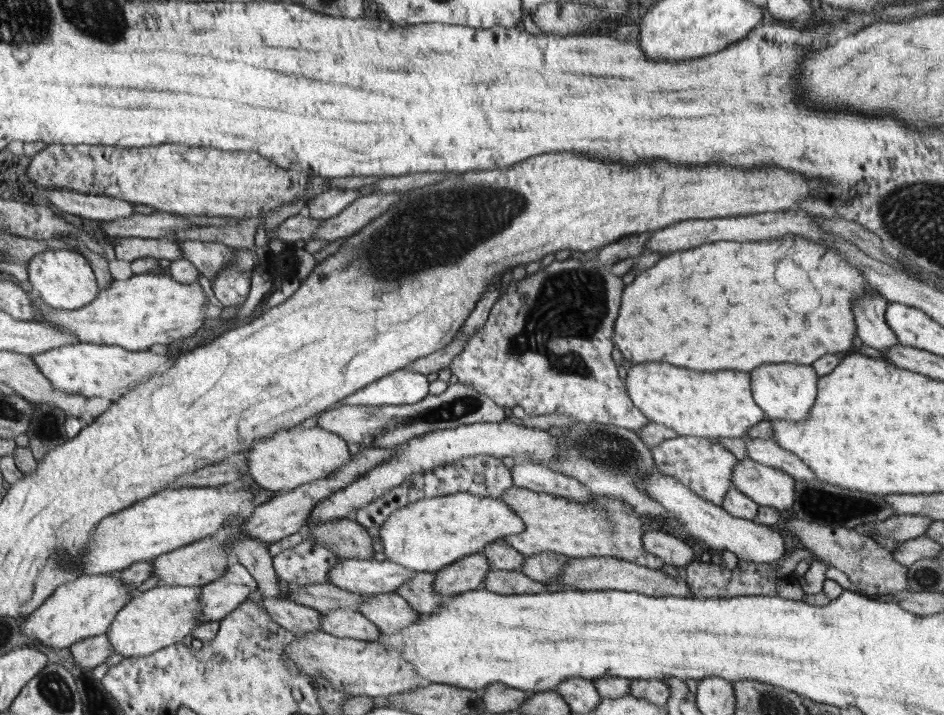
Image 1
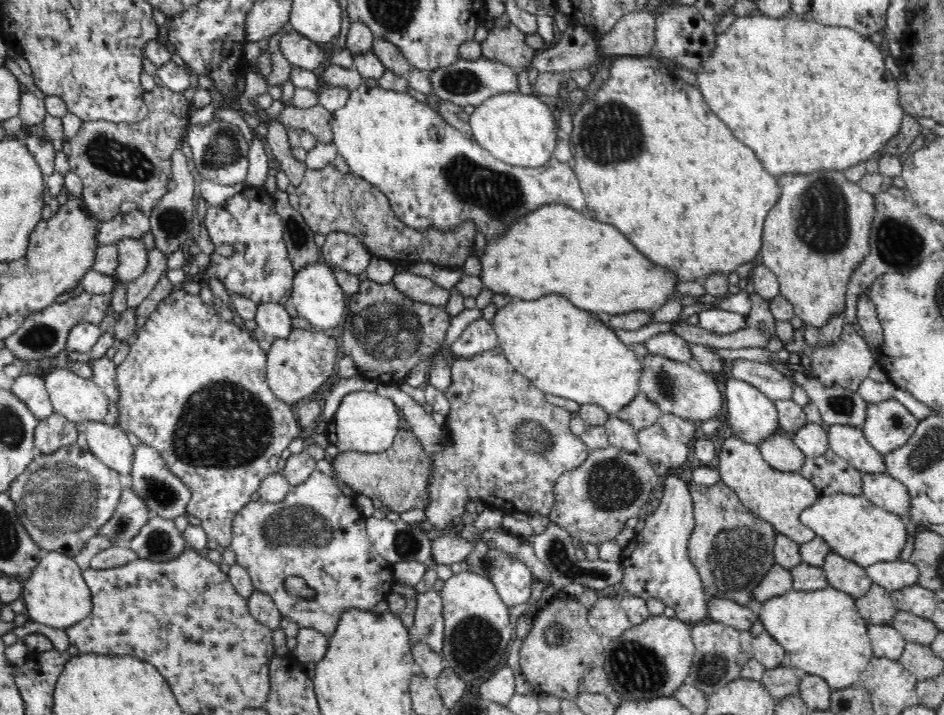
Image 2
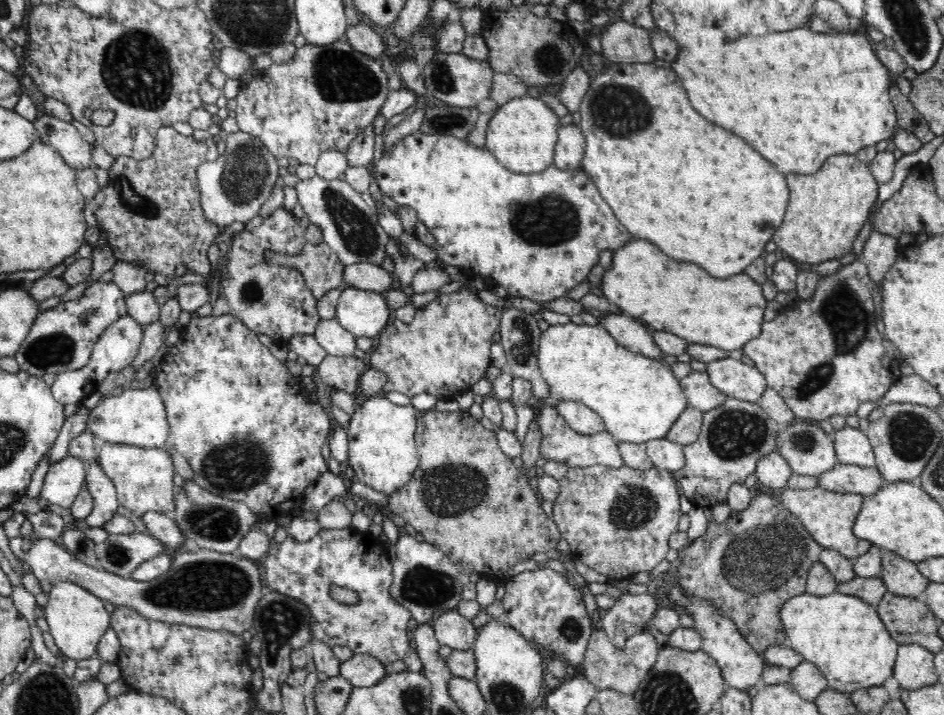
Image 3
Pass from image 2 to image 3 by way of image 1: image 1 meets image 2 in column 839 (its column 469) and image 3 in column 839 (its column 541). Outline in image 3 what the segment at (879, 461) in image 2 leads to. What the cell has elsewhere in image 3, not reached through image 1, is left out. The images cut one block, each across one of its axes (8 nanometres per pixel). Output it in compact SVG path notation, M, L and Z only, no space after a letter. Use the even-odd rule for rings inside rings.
M846 426L838 430L832 438L834 438L840 466L856 466L856 468L868 468L868 470L878 468L872 442L864 430Z

